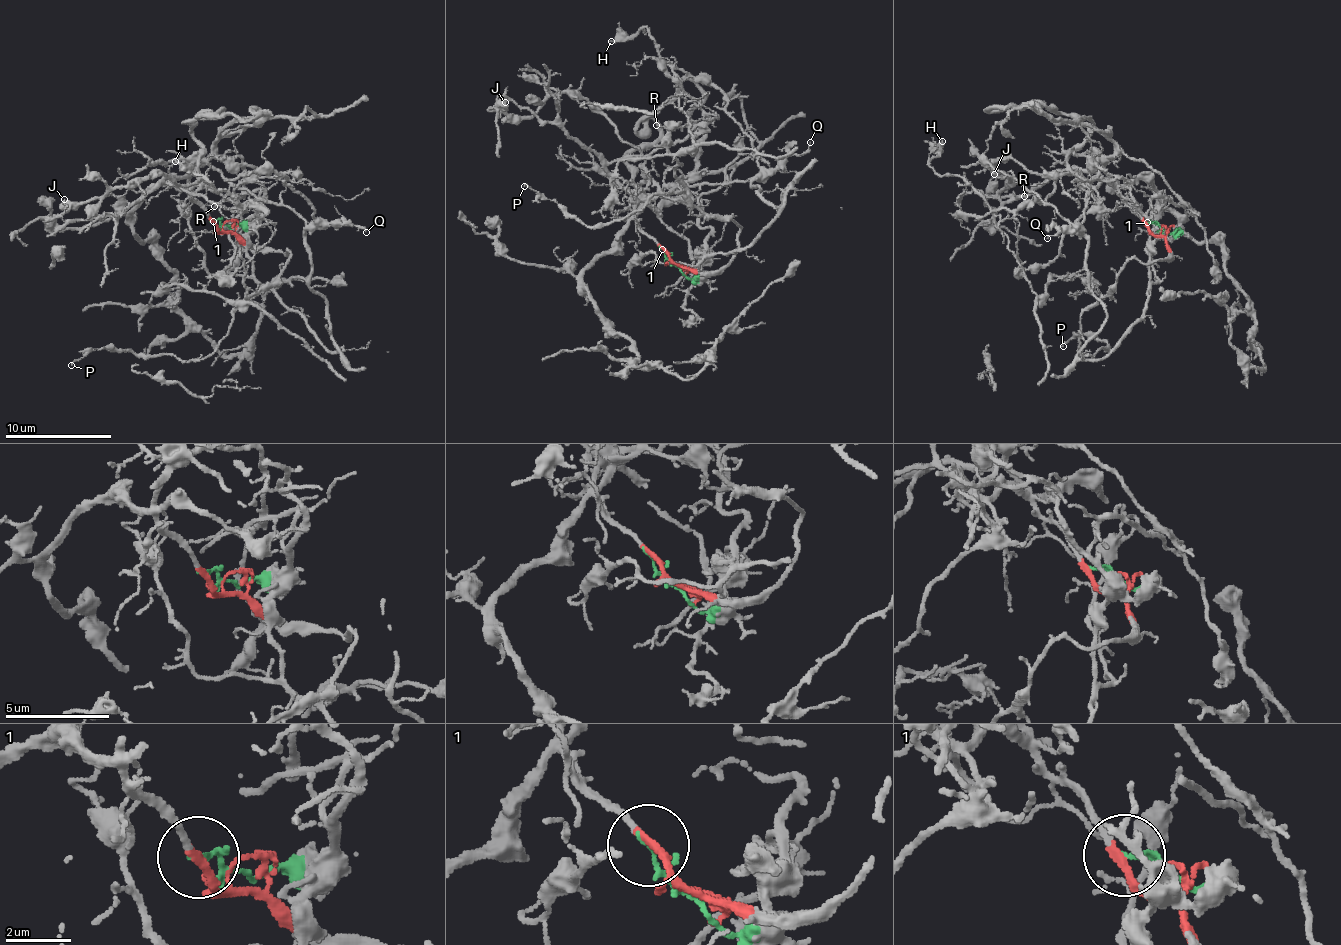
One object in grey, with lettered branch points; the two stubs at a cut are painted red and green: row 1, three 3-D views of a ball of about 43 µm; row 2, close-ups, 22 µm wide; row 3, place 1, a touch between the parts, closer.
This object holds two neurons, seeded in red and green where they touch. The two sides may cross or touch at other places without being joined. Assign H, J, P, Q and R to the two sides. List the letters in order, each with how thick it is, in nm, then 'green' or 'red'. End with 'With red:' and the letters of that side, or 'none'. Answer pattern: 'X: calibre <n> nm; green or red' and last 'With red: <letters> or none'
H: calibre 280 nm; green
J: calibre 120 nm; red
P: calibre 110 nm; red
Q: calibre 110 nm; green
R: calibre 100 nm; red
With red: J, P, R

